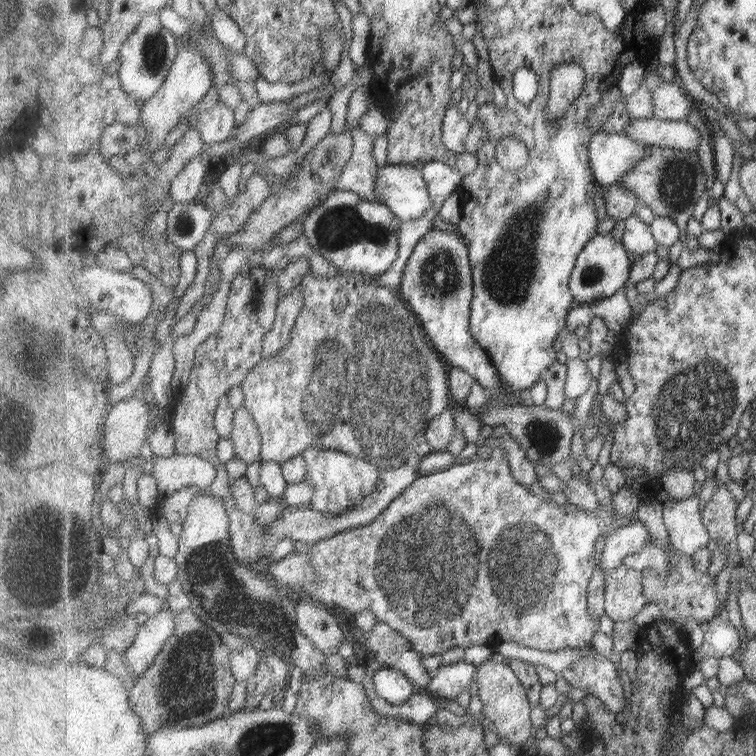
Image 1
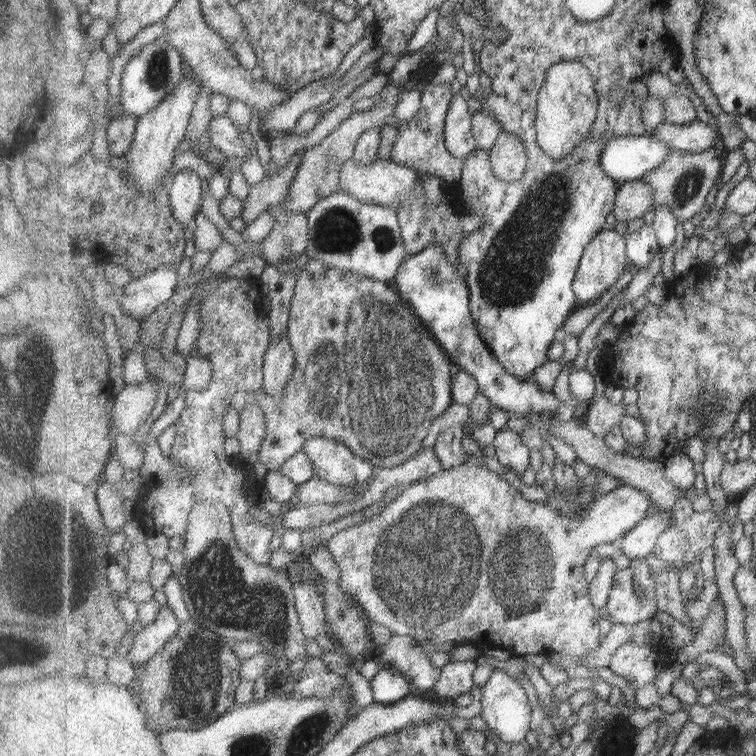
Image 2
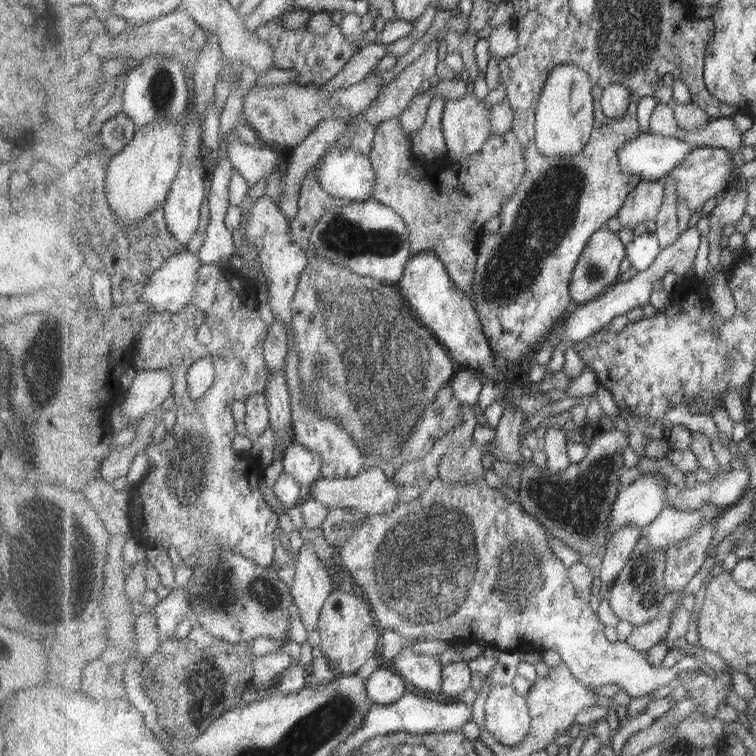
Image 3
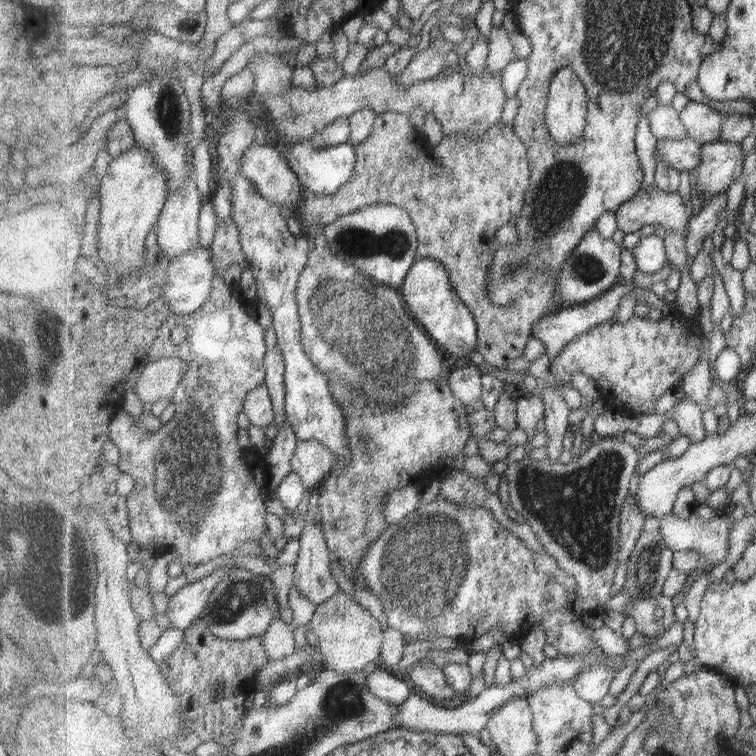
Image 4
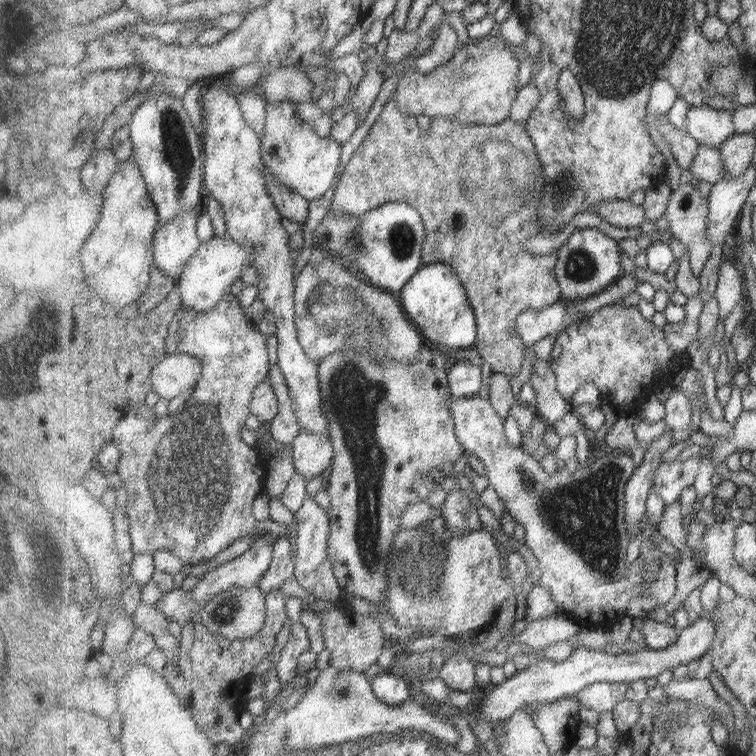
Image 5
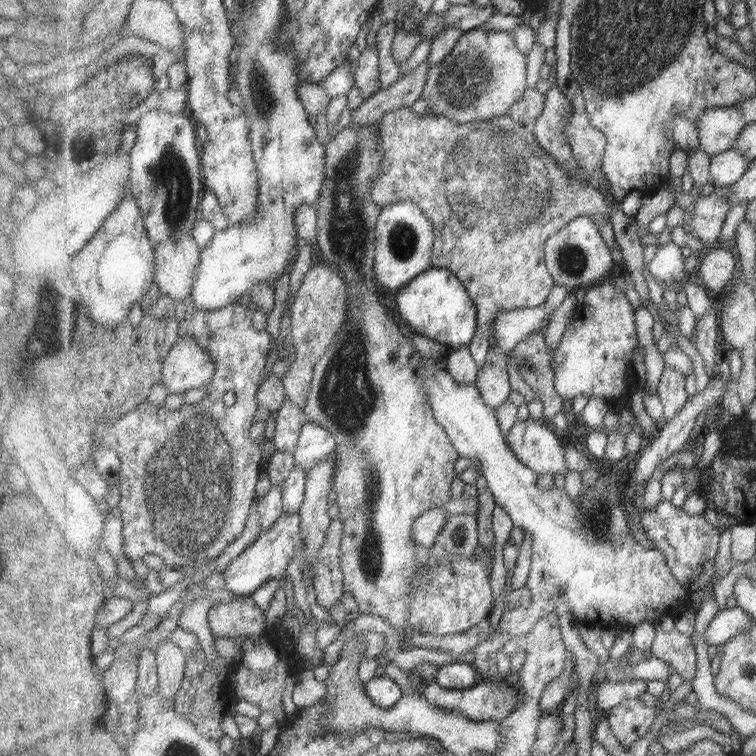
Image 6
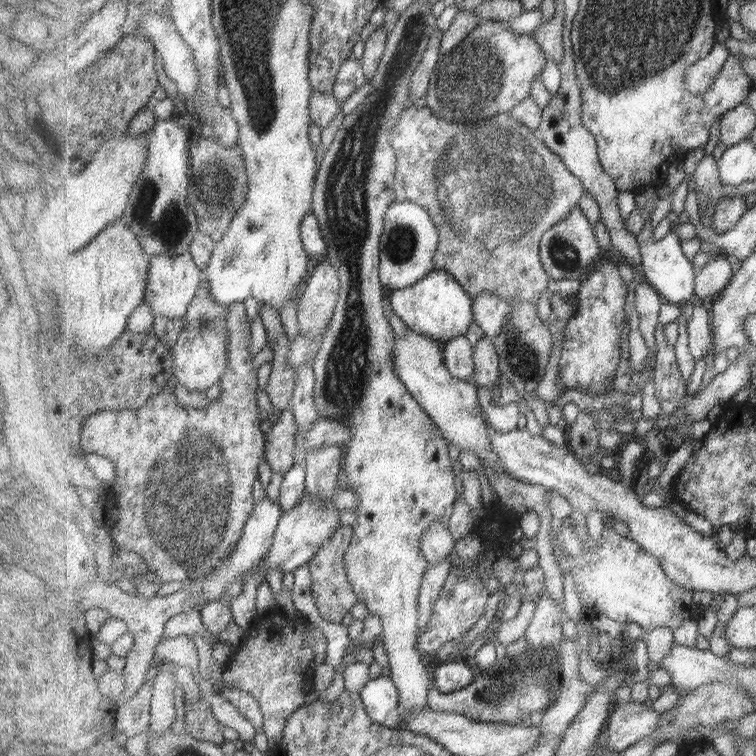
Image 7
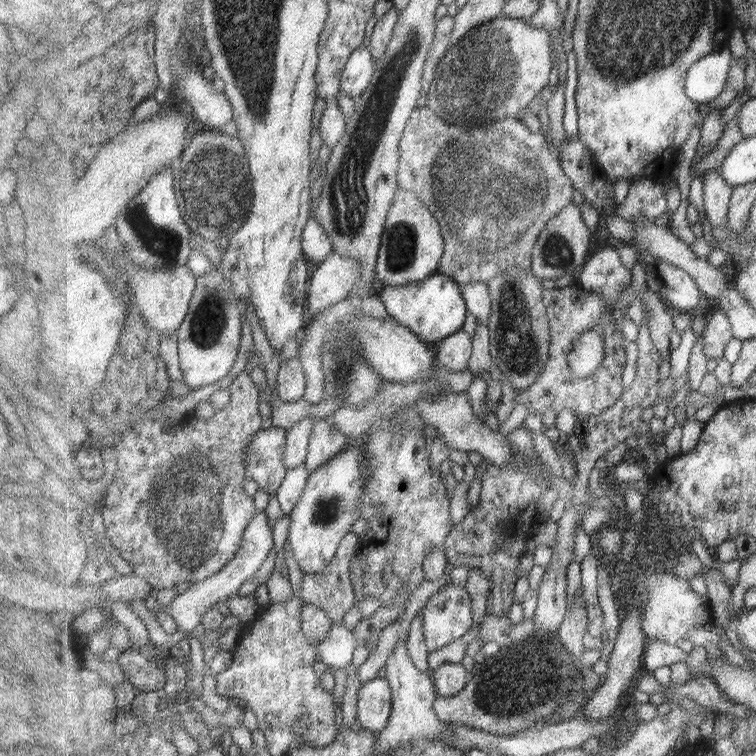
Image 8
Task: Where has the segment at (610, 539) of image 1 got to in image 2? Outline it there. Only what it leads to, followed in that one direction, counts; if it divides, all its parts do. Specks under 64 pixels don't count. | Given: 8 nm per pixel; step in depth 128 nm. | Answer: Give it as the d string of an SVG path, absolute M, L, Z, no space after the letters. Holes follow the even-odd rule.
M655 512L643 519L621 539L621 550L631 560L645 559L656 553L659 537L670 527L670 514Z

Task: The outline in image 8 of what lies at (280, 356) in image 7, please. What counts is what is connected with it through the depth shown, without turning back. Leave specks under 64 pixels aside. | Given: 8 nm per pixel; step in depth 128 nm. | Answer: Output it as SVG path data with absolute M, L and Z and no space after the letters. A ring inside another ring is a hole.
M294 357L281 363L276 378L278 397L285 402L299 402L305 396L307 376L303 372L302 360Z

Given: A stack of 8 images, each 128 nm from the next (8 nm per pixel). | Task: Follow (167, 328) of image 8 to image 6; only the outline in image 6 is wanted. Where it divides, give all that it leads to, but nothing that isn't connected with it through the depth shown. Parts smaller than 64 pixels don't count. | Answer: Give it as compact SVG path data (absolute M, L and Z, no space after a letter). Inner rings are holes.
M191 233L181 241L158 244L156 250L156 274L154 281L162 294L167 294L175 303L191 297L196 281L195 274L201 261L199 244Z

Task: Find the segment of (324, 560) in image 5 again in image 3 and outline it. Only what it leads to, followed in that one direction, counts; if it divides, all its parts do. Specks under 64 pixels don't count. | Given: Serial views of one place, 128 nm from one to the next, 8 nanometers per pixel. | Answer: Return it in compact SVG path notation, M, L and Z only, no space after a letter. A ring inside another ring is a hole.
M308 540L299 550L295 566L291 594L306 630L316 630L322 608L335 590L336 576L319 560L315 544Z

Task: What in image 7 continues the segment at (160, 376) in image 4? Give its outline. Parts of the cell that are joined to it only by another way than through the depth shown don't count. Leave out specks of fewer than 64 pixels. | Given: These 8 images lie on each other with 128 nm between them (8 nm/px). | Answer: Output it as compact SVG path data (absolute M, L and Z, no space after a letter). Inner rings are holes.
M203 279L183 319L185 327L171 352L174 376L187 390L203 392L220 383L230 366L227 347L228 306L215 300L208 282Z

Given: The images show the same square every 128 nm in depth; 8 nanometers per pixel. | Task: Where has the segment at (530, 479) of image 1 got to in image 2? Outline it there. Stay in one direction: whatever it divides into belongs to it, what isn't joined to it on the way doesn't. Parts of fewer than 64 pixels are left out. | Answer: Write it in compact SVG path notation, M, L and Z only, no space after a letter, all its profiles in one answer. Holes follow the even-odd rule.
M506 426L496 436L493 446L497 448L495 454L499 456L500 464L509 470L510 474L523 474L531 464L531 450L524 443L523 436Z

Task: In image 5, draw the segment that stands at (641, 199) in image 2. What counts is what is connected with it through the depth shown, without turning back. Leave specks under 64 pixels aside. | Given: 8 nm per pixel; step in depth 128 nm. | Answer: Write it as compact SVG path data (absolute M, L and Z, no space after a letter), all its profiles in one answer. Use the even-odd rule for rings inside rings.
M681 182L680 187L670 194L666 203L664 216L667 218L669 230L672 236L685 244L689 250L690 264L695 275L700 275L705 268L707 260L711 256L714 243L707 236L707 225L709 225L709 208L707 208L707 198L703 198L693 187L693 182ZM609 200L601 202L595 212L602 220L623 229L639 228L647 222L643 206L635 206L631 200Z

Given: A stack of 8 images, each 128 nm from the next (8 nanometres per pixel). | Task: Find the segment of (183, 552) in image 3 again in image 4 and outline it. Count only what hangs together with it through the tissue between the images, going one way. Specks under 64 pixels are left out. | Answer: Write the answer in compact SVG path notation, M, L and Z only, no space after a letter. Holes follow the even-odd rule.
M221 274L215 275L215 278L212 298L208 300L199 311L193 314L182 315L172 313L164 322L163 327L159 329L159 336L157 336L157 341L153 344L149 355L150 362L162 358L177 357L190 364L186 376L184 376L184 379L180 382L176 395L171 399L176 406L173 418L162 425L160 429L151 433L147 431L143 423L140 423L139 419L135 419L135 416L131 416L129 412L122 409L119 410L119 414L115 416L115 420L112 420L110 424L110 440L119 448L120 453L118 467L123 470L123 477L133 476L137 480L133 486L133 490L131 490L127 496L132 542L141 549L154 546L172 547L173 550L179 554L179 558L183 564L188 566L218 560L225 554L233 552L237 546L245 544L245 542L261 540L263 534L265 534L265 530L267 530L267 522L265 522L265 520L267 520L267 518L265 518L265 516L267 516L267 506L265 506L265 496L263 496L263 488L265 488L265 466L263 466L263 462L261 462L263 457L255 455L251 449L241 446L238 437L240 428L239 424L237 424L237 418L239 418L239 414L241 414L243 410L247 395L254 388L266 382L267 369L265 360L267 344L265 344L265 328L257 322L257 313L255 311L256 299L248 300L242 295L241 290L239 290L236 285L225 284L225 280L223 280ZM176 326L182 326L186 332L185 340L177 346L171 344L171 330Z

